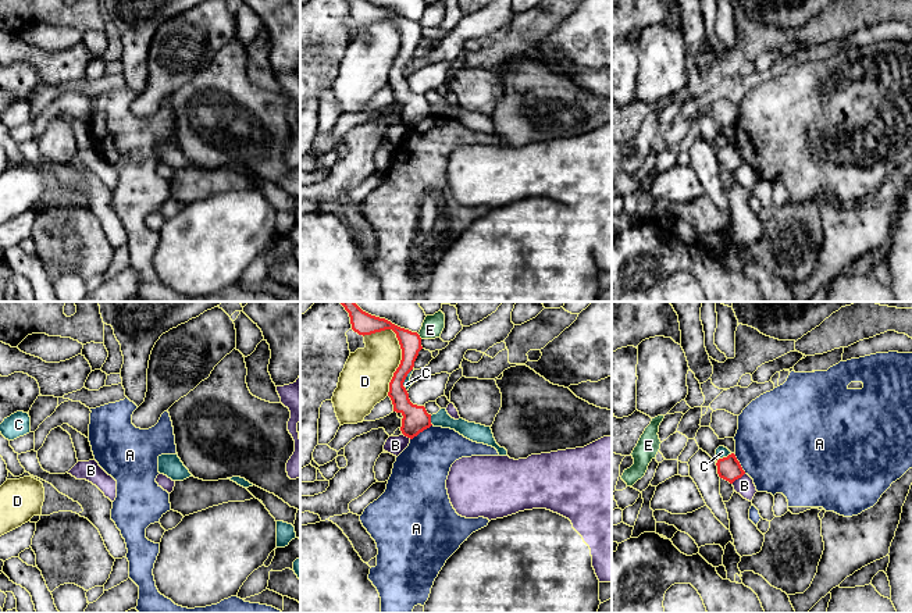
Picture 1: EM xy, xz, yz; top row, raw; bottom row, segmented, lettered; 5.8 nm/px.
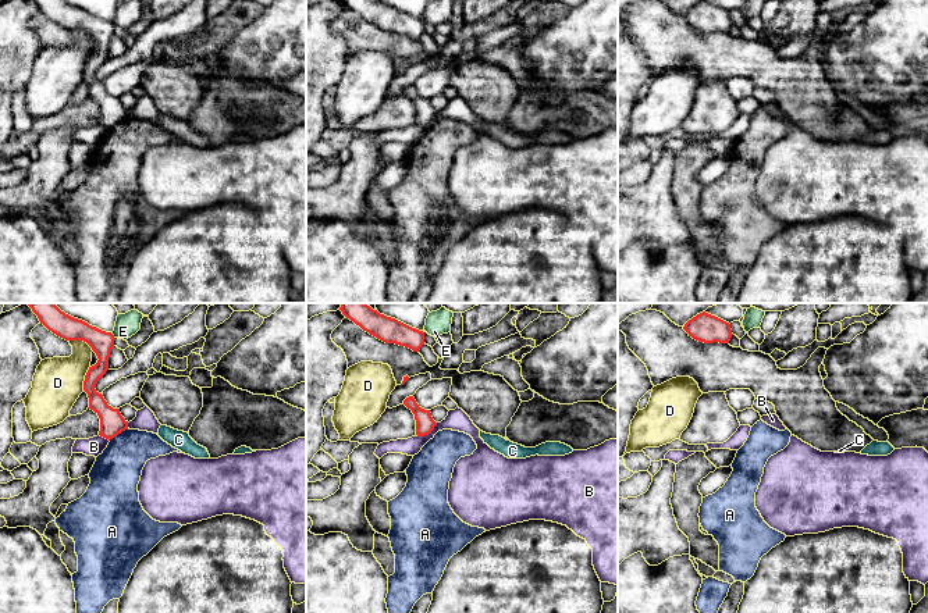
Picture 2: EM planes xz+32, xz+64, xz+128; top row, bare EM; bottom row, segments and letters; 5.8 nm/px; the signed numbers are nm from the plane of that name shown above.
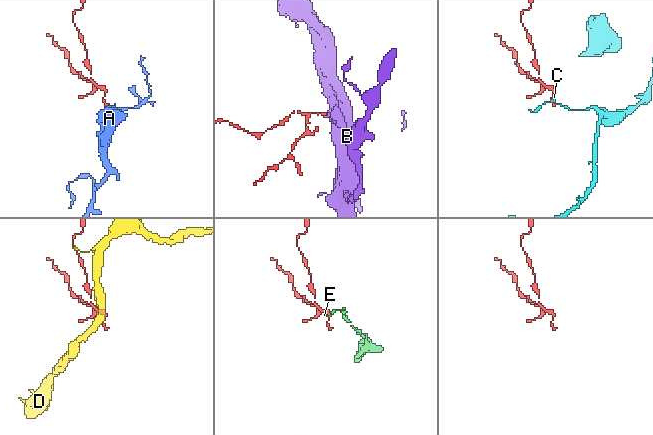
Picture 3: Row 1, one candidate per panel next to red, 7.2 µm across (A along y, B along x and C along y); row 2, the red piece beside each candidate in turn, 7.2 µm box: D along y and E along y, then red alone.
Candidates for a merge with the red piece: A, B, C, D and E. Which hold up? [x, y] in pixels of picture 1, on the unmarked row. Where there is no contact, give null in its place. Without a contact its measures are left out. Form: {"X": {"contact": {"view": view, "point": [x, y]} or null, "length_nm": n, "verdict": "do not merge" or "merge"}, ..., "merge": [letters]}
{"A": {"contact": {"view": "xz", "point": [420, 120]}, "length_nm": 160, "verdict": "do not merge"}, "B": {"contact": {"view": "yz", "point": [737, 167]}, "length_nm": 100, "verdict": "do not merge"}, "C": {"contact": {"view": "yz", "point": [725, 146]}, "length_nm": 90, "verdict": "do not merge"}, "D": {"contact": {"view": "xz", "point": [401, 50]}, "length_nm": 400, "verdict": "do not merge"}, "E": {"contact": {"view": "xz", "point": [419, 25]}, "length_nm": 40, "verdict": "do not merge"}, "merge": []}

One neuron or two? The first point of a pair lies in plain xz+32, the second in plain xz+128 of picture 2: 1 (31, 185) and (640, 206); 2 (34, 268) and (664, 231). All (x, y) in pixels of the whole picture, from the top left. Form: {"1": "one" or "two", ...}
{"1": "one", "2": "two"}

